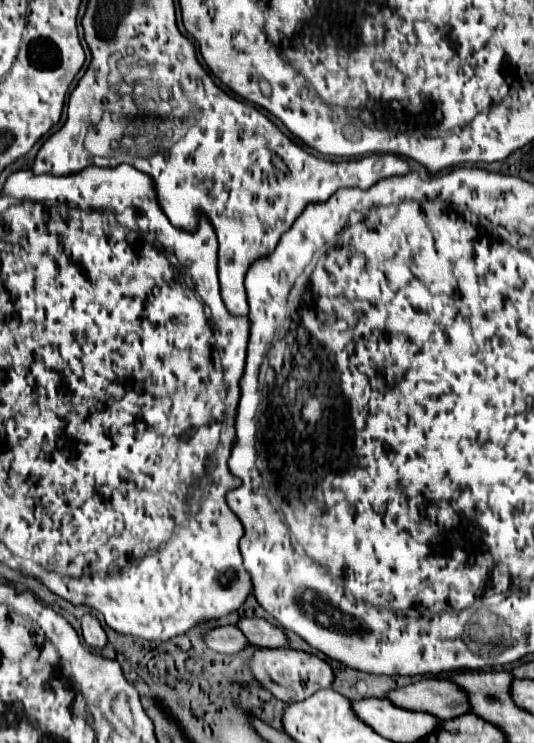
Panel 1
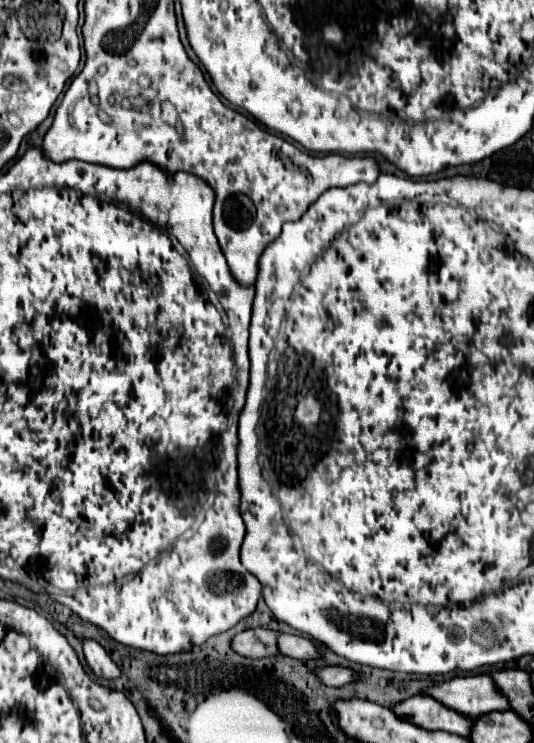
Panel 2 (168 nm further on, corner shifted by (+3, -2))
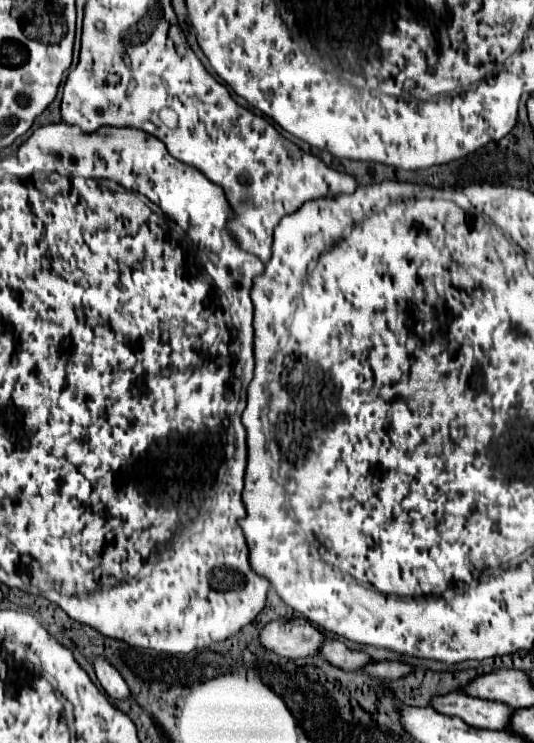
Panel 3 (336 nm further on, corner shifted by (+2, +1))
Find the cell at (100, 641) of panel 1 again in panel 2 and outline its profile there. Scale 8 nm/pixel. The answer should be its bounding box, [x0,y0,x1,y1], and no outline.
[84,640,120,680]

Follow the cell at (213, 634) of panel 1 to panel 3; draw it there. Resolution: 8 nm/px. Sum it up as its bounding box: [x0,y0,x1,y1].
[259,619,325,659]

